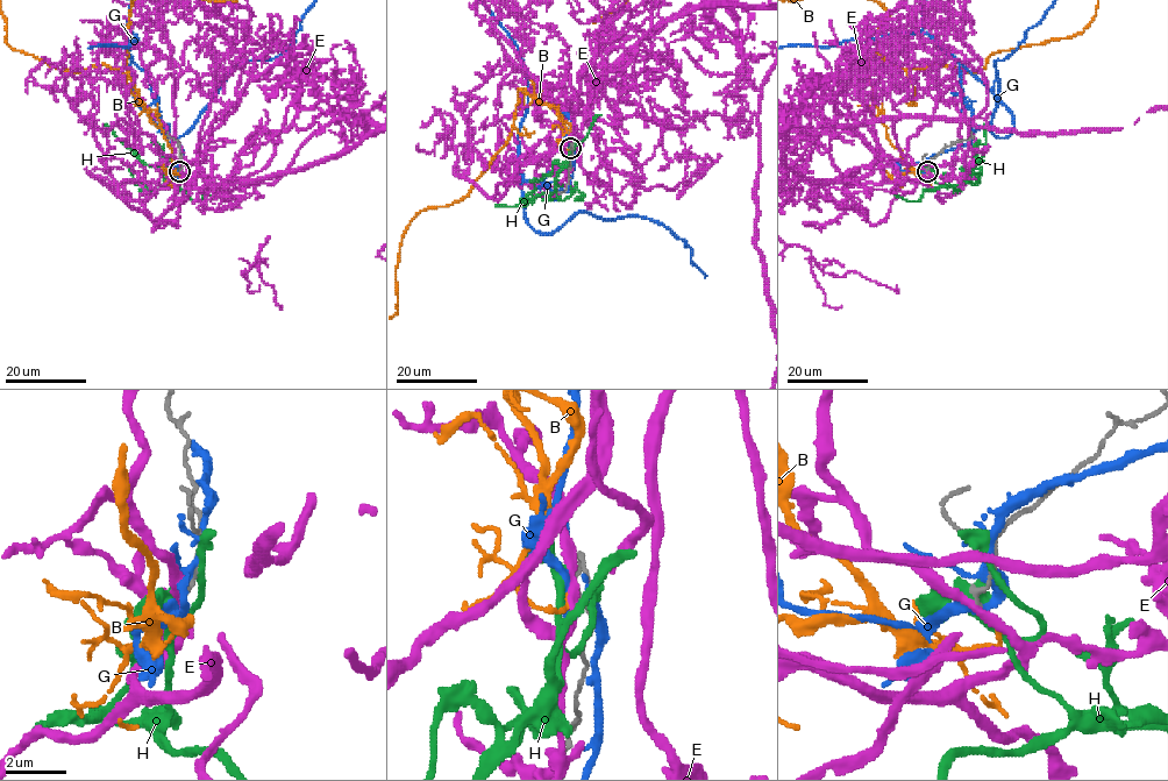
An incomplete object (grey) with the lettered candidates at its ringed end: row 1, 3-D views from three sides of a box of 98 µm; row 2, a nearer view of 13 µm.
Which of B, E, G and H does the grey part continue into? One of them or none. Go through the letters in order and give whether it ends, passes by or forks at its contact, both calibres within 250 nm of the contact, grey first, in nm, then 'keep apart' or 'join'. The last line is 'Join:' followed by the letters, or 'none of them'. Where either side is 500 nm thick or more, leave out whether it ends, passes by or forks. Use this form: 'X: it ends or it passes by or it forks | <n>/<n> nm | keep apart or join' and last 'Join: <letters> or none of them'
B: it ends | 160/130 nm | join
E: it passes by | 180/260 nm | keep apart
G: it passes by | 170/280 nm | keep apart
H: it passes by | 180/440 nm | keep apart
Join: B

